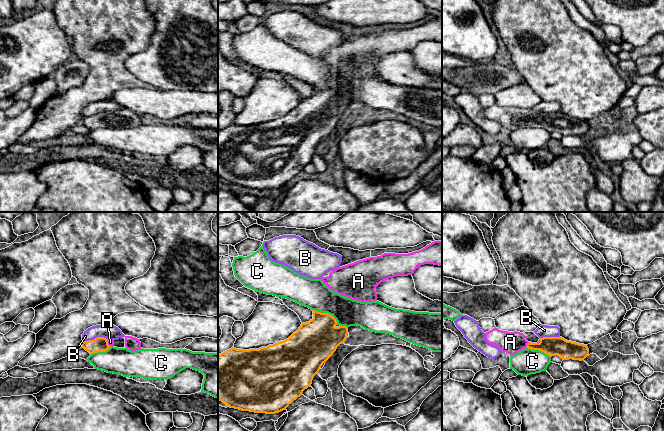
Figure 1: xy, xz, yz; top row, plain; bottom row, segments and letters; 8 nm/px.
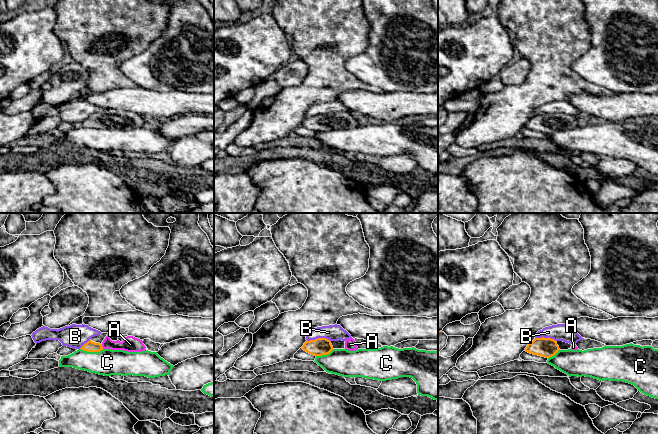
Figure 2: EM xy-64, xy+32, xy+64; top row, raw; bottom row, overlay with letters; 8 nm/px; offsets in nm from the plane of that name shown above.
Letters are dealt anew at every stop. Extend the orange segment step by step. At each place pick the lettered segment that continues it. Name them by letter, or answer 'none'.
A

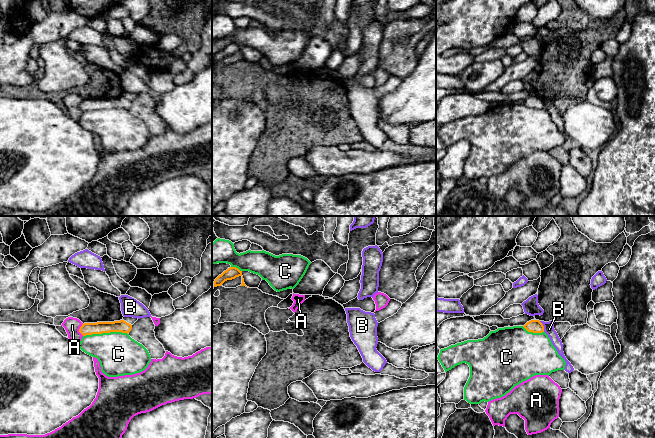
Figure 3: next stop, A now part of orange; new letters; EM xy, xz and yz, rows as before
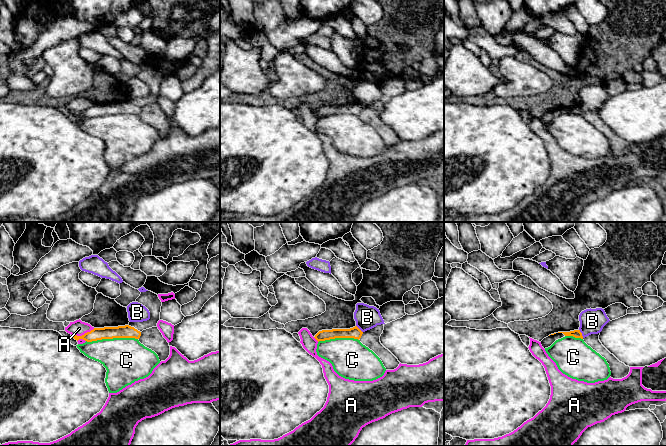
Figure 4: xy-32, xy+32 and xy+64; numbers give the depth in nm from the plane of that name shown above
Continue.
none

